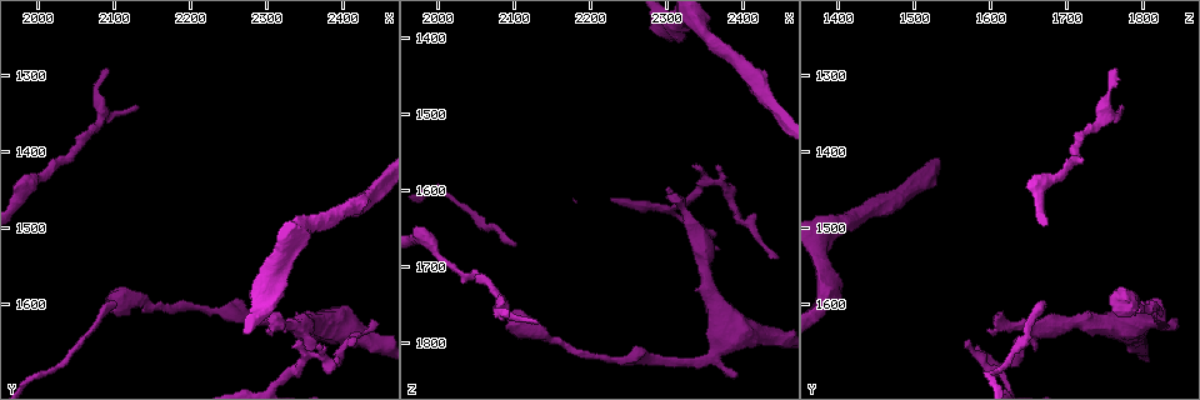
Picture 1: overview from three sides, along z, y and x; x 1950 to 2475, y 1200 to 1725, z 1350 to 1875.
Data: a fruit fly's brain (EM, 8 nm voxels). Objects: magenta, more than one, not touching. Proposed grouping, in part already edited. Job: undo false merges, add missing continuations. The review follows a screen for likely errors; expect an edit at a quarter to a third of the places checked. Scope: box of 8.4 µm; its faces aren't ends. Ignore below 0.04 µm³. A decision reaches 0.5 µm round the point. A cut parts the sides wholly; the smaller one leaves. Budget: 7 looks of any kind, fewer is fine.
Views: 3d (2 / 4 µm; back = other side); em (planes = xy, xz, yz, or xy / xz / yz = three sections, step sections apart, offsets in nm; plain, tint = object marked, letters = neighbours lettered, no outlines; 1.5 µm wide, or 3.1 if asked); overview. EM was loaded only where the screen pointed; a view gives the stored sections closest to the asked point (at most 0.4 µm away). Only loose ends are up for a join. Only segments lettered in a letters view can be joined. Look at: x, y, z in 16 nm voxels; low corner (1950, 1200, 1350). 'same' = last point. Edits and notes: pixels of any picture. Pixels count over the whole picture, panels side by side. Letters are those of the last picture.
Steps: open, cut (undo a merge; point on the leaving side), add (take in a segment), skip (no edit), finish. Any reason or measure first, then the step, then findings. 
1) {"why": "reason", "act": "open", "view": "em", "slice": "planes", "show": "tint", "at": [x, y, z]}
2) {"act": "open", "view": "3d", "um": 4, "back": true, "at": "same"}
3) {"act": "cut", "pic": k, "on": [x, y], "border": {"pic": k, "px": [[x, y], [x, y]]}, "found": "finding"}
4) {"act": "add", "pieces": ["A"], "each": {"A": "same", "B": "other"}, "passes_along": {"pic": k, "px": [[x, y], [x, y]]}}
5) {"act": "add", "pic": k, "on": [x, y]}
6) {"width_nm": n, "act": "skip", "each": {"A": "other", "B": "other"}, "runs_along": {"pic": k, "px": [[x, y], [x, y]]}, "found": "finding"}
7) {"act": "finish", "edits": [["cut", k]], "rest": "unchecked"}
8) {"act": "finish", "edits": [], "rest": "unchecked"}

{"why": "calibre changes", "act": "open", "view": "em", "slice": "yz", "step": 8, "show": "letters", "at": [2370, 1620, 1800]}

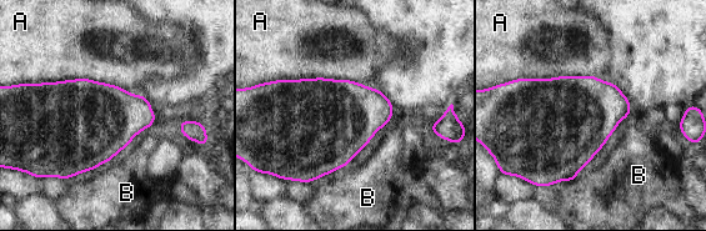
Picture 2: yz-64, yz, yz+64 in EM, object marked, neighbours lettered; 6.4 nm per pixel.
{"width_nm": 480, "act": "skip", "each": {"A": "other", "B": "other"}, "border": {"pic": 2, "px": [[276, 79], [333, 78], [361, 84]]}, "found": "all the same cell"}

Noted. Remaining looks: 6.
{"why": "thin end", "act": "open", "view": "3d", "um": 2, "at": [2130, 1340, 1775]}

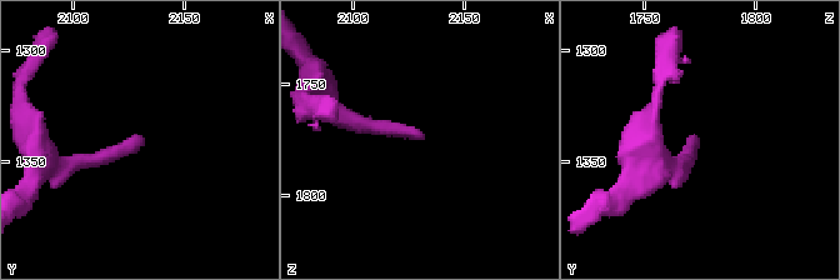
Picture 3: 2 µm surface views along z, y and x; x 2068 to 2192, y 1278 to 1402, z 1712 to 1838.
{"act": "open", "view": "em", "slice": "yz", "step": 4, "show": "letters", "at": [2131, 1340, 1774]}

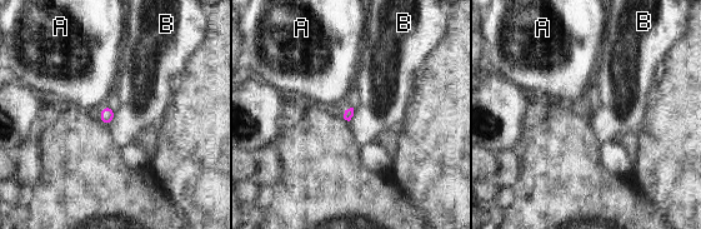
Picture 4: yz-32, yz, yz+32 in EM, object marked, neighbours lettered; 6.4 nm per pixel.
{"act": "open", "view": "em", "slice": "planes", "show": "letters", "at": "same"}

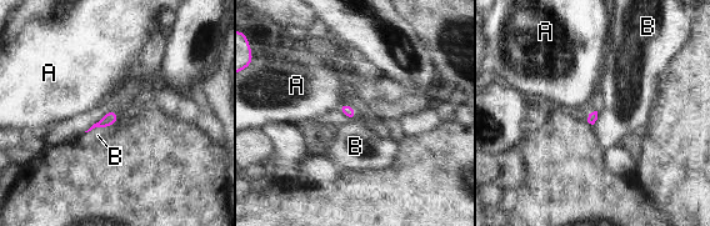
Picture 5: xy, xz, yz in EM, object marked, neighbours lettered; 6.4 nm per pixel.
{"act": "skip", "each": {"A": "other", "B": "other"}, "found": "no lettered segment goes on from it"}

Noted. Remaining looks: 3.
{"why": "sharp bend", "act": "open", "view": "3d", "um": 2, "at": [2355, 1670, 1590]}

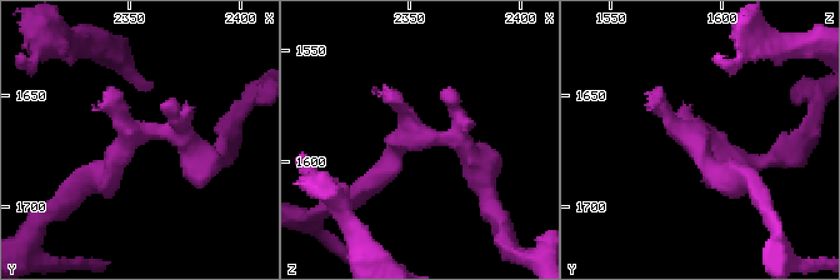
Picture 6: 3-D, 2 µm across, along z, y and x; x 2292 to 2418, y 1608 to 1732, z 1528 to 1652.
{"act": "open", "view": "em", "slice": "xz", "step": 8, "show": "tint", "at": [2356, 1667, 1588]}

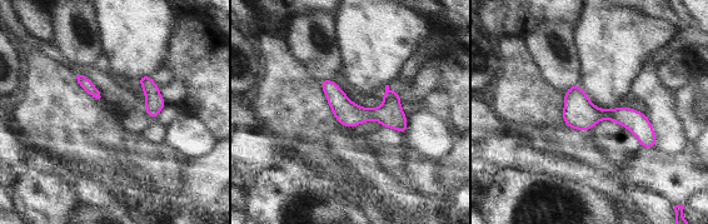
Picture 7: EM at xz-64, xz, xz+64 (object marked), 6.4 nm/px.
{"why": "what lies round it", "act": "open", "view": "em", "slice": "xz", "step": 8, "show": "letters", "at": "same"}

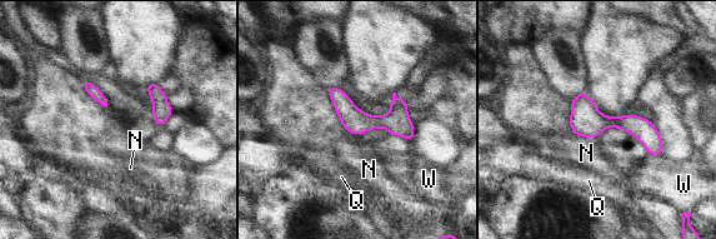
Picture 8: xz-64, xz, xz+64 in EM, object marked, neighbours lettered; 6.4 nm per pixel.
{"act": "skip", "each": {"N": "other", "Q": "other", "W": "other"}, "runs_along": {"pic": 8, "px": [[575, 101], [659, 150]]}, "found": "continuous, no second cell"}

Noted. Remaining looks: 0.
{"act": "finish", "edits": [], "rest": "unchecked"}

